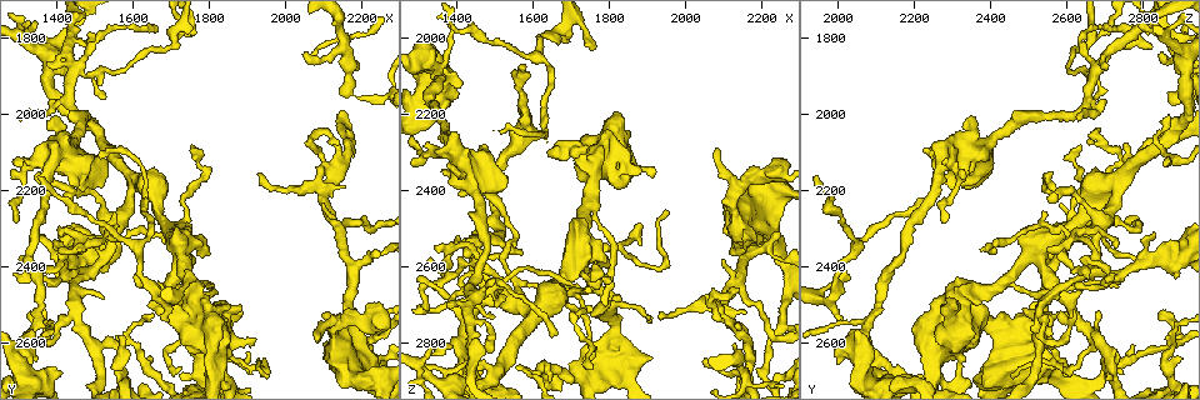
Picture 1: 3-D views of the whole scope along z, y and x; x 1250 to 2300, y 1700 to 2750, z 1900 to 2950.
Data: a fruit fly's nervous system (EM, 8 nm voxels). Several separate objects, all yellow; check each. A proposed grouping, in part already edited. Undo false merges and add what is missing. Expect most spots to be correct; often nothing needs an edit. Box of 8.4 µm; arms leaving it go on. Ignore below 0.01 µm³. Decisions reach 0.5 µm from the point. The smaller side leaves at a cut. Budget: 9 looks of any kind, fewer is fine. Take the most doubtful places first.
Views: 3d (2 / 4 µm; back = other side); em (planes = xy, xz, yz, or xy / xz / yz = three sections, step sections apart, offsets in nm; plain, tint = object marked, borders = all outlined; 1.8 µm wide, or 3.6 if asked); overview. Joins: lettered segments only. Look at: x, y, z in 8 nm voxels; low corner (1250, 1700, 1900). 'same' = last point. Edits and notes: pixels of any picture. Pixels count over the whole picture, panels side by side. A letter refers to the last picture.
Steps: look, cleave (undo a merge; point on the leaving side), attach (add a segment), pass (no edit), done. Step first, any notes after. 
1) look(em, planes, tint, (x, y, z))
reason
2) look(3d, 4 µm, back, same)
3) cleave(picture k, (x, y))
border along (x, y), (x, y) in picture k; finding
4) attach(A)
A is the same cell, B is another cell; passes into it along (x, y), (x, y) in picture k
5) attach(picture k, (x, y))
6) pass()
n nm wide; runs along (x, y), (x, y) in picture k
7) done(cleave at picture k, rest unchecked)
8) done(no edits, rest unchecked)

look(em, planes, borders, (2130, 2540, 2390))

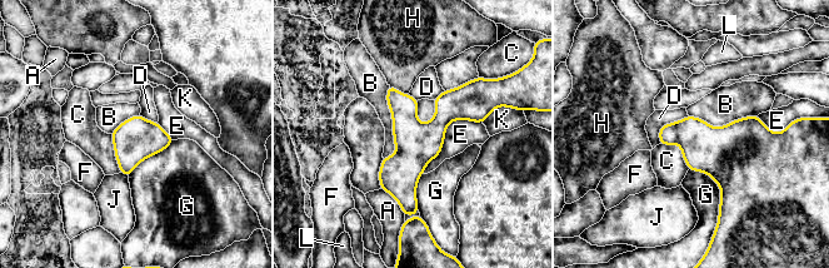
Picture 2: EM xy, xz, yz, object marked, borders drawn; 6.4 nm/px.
pass()
A, B, C, D, E, F, G, H, J, K and L are other cells; one neuron here

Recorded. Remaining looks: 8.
look(3d, 4 µm, (1455, 1885, 2665))

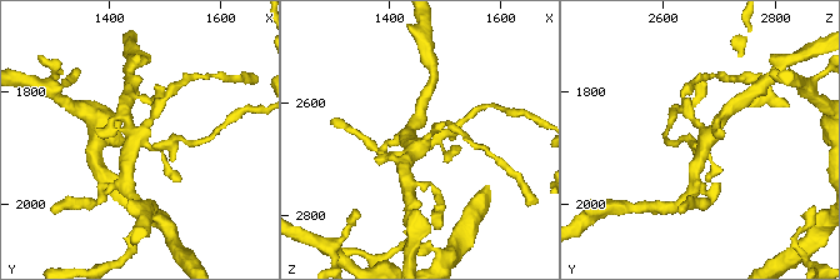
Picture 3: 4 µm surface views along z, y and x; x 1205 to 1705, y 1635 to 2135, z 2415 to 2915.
look(em, planes, borders, (1450, 1890, 2675))
shape alone is not enough

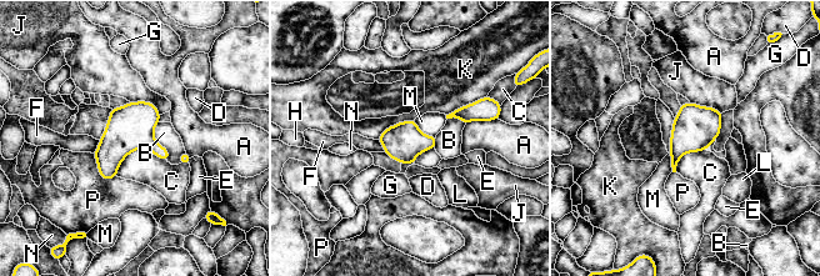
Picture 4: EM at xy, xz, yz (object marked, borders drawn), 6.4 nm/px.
pass()
A, B, C, D, E, F, G, H, J, K, L, M, N and P are other cells; border along (166, 160), (135, 149), (115, 175) in picture 4; all the same neuron

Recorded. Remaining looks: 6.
look(em, 3.6 µm, planes, borders, (1750, 2545, 2315))
abrupt turn

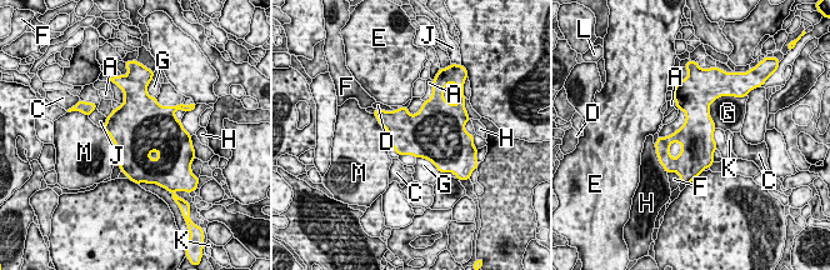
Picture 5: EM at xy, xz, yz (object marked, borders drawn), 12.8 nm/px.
pass()
460 nm wide; A, C, D, E, F, G, H, J, K, L and M are other cells; border along (373, 114), (386, 130), (389, 144) in picture 5; all the same neuron

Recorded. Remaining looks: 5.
look(3d, 2 µm, back, (1410, 2670, 2130))
stops while still wide

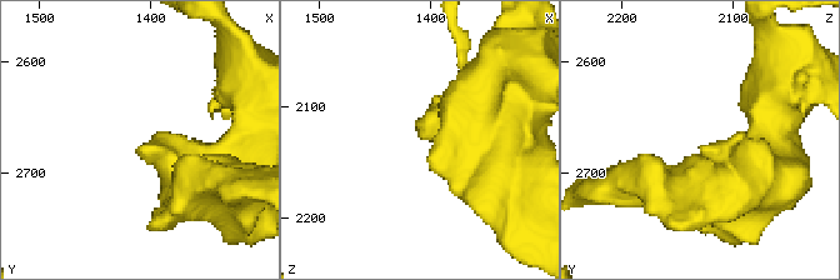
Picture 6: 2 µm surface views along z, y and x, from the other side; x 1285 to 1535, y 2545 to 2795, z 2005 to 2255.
look(em, xy, step 16, borders, (1404, 2674, 2132))
now the EM

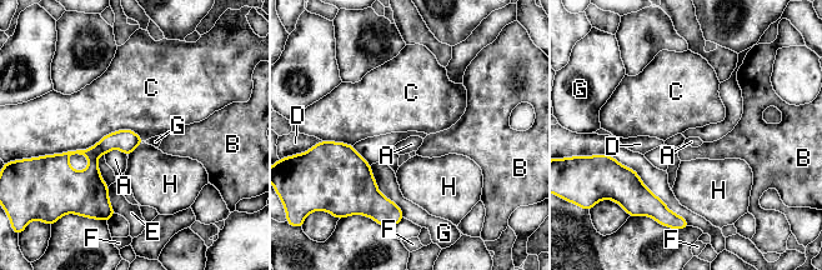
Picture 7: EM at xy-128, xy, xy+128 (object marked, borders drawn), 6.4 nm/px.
pass()
A, B, C, D, E, F, G and H are other cells; border along (144, 140), (119, 129), (49, 155) in picture 7; no lettered segment goes on from it

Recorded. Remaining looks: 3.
done(no edits, rest unchecked)

